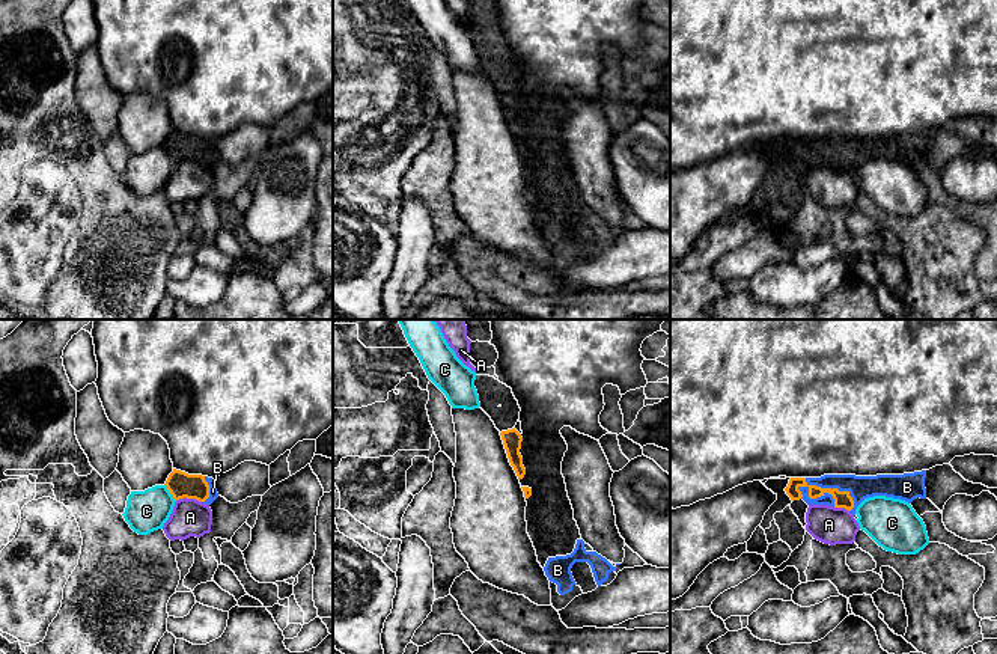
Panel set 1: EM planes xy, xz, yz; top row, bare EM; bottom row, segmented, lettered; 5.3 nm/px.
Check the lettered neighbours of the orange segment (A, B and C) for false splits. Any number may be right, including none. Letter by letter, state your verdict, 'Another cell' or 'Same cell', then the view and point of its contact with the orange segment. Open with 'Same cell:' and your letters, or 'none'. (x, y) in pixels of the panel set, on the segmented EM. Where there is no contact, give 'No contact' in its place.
Same cell: B
A: Another cell. Touches orange at xy (189, 498)
B: Same cell. Touches orange at yz (830, 488)
C: Another cell. Touches orange at xy (170, 493)

